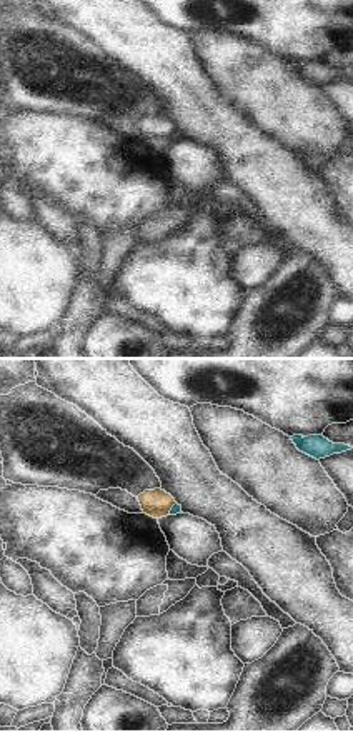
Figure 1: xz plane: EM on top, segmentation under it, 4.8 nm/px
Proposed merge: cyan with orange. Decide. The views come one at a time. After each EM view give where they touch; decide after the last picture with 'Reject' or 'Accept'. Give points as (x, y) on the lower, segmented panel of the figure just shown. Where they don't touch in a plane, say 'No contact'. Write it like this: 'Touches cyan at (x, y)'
Touches cyan at (172, 509).

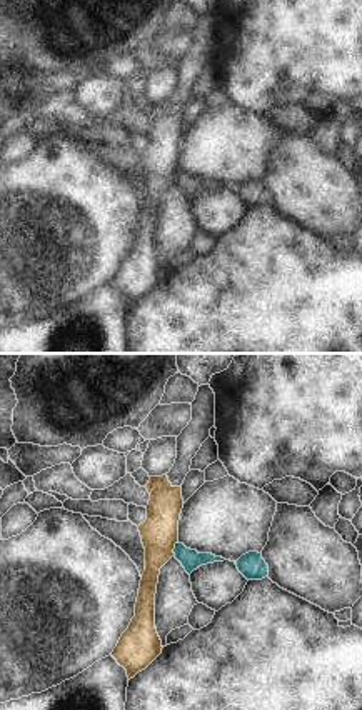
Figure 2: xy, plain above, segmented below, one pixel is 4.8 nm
Touches cyan at (174, 549).

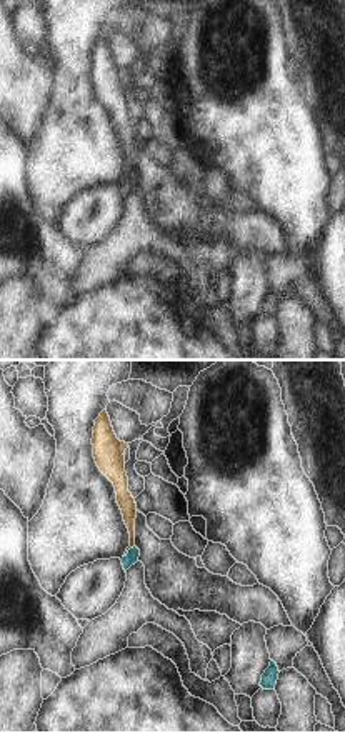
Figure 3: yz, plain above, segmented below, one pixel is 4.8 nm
Touches cyan at (129, 552).

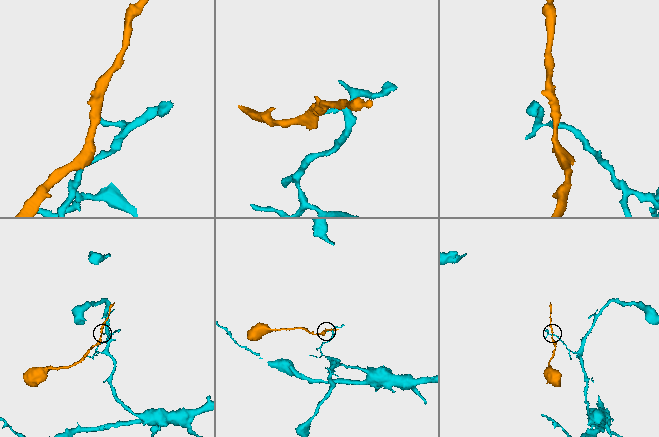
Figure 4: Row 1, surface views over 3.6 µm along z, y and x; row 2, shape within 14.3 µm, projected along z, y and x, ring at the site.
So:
Reject.

